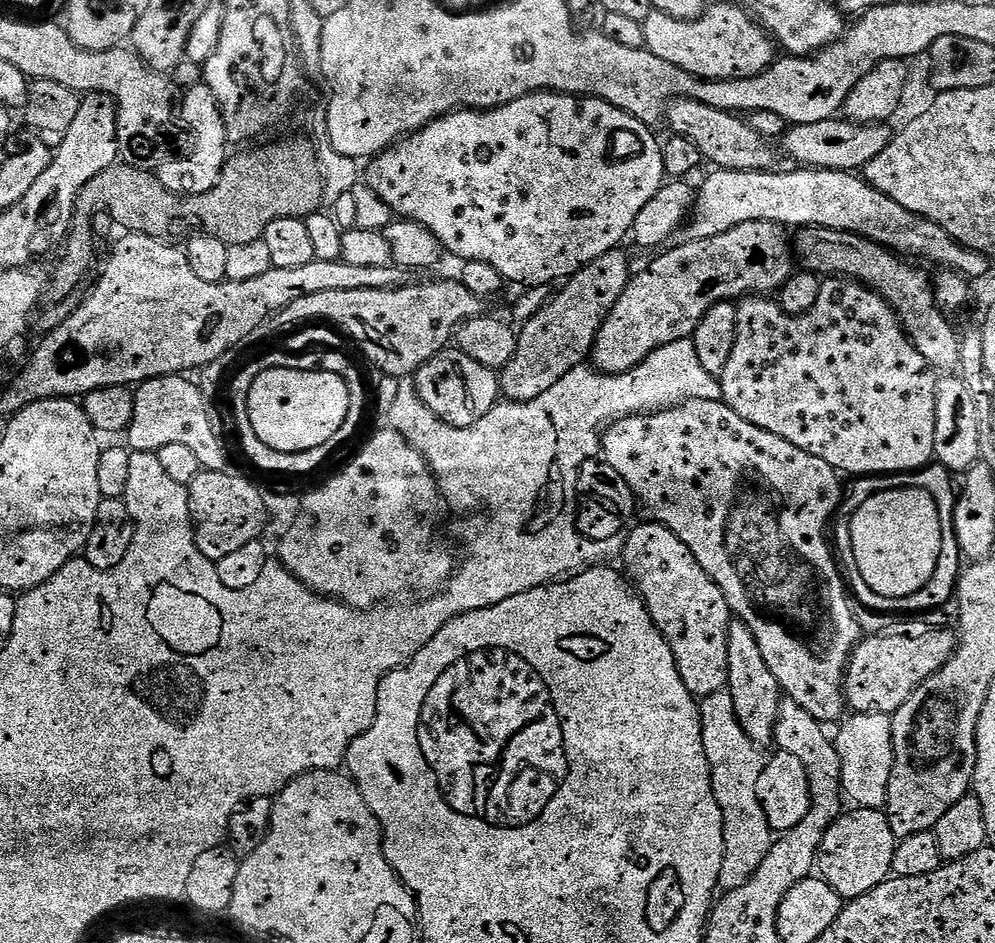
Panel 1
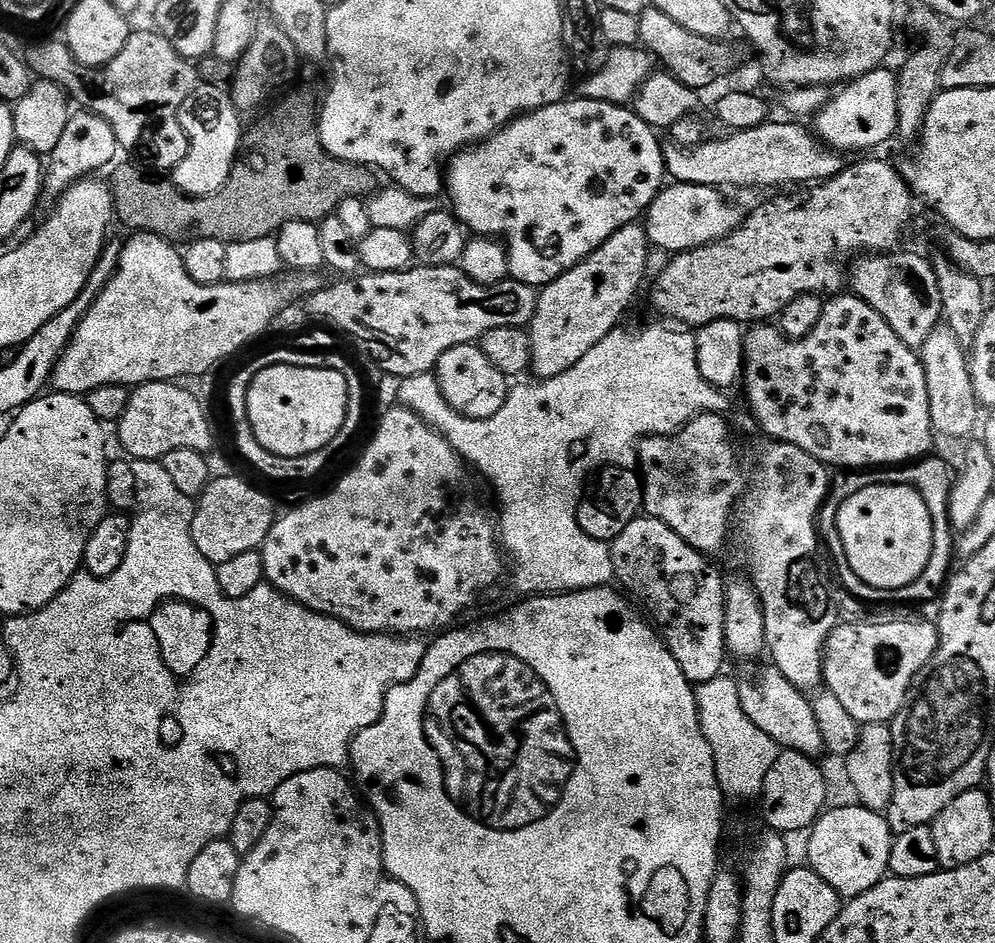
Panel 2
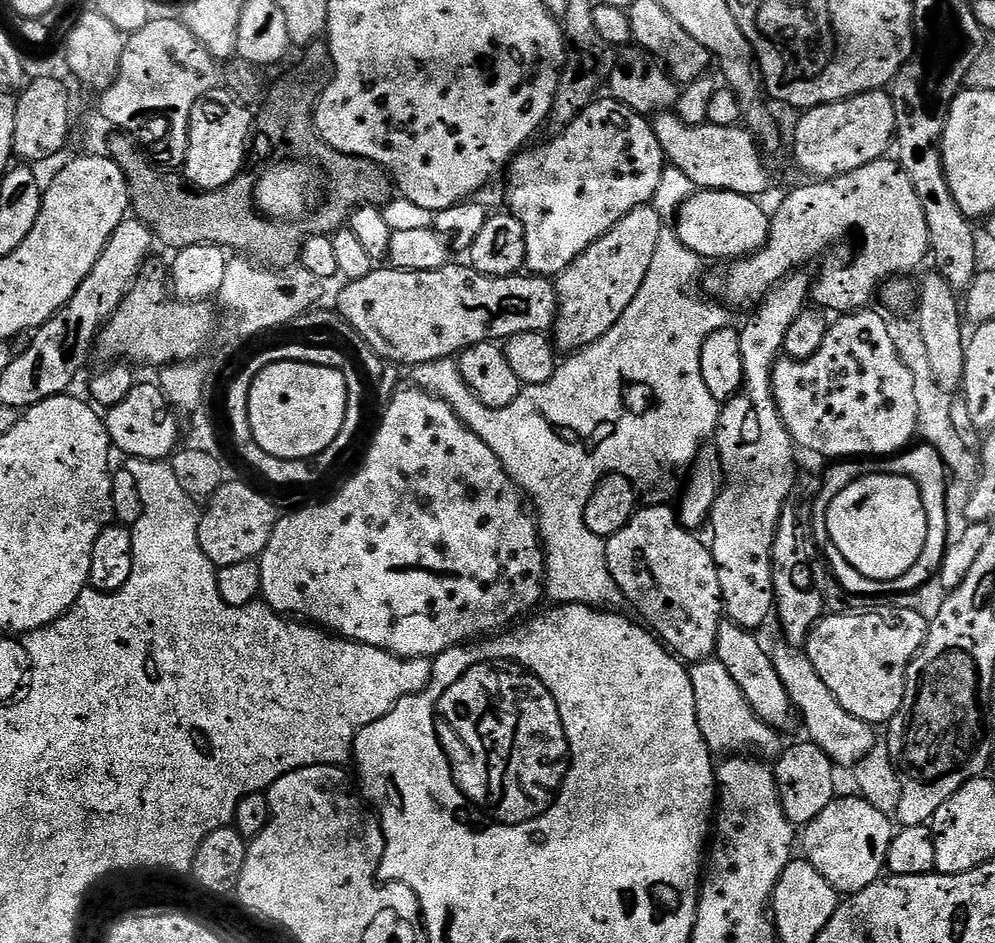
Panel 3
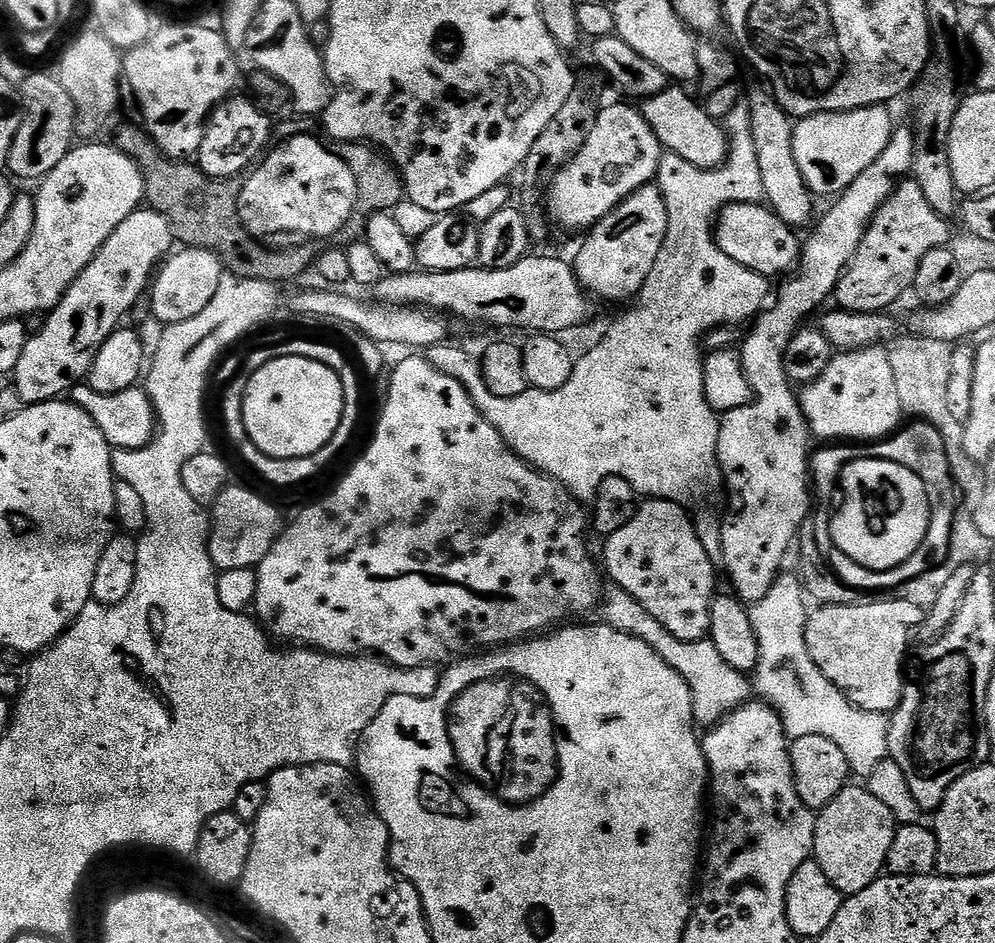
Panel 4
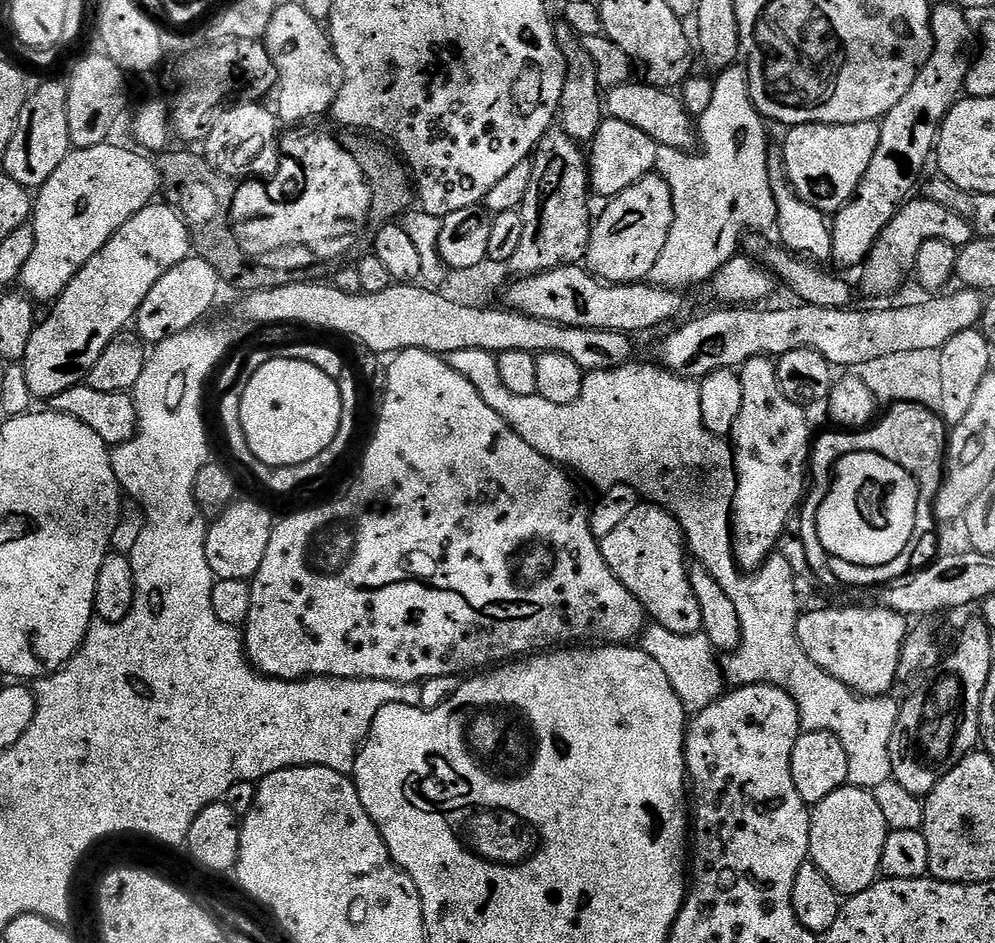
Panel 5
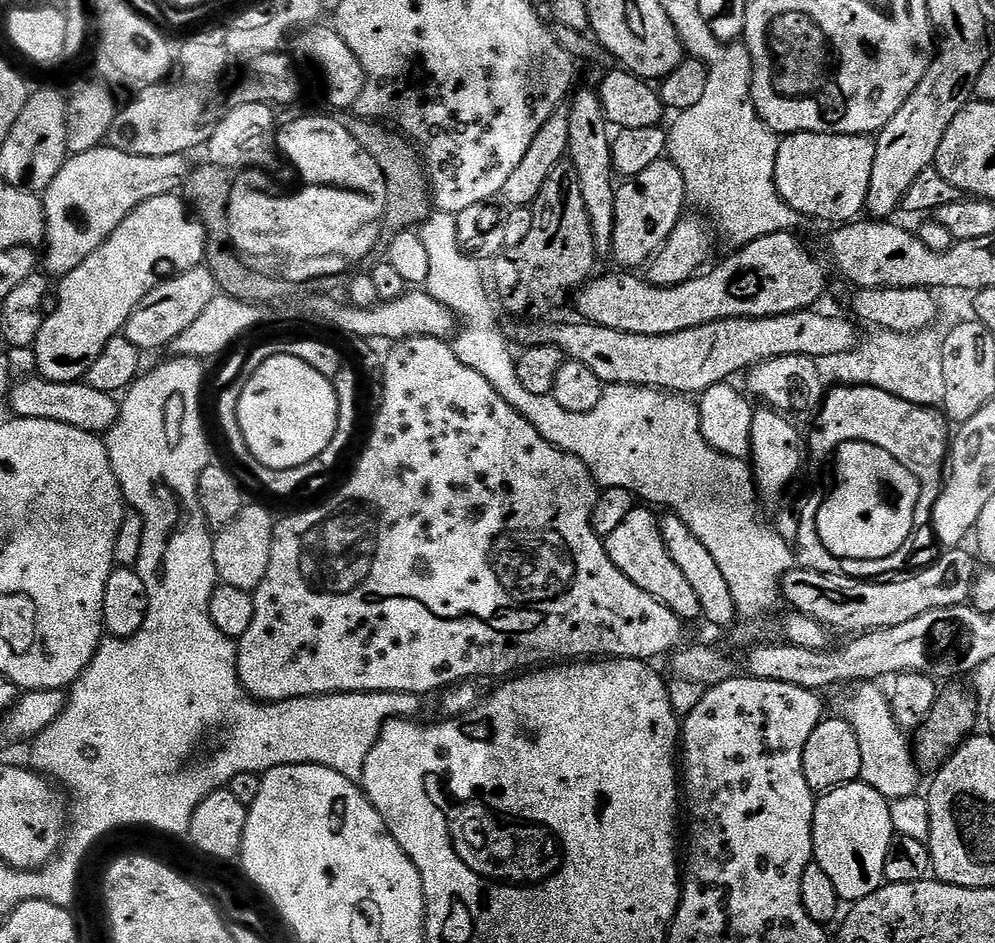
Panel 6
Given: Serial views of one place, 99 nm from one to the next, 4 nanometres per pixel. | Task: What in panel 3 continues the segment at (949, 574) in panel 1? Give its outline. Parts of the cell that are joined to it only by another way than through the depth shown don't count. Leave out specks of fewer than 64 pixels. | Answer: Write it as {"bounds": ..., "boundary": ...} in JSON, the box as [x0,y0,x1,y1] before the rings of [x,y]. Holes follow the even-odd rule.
{"bounds":[810,442,950,598],"boundary":[[[916,442],[894,456],[840,458],[829,464],[832,465],[824,472],[824,485],[821,486],[820,493],[816,496],[816,505],[813,503],[810,511],[812,514],[812,539],[817,545],[824,544],[824,556],[828,559],[829,566],[832,567],[831,575],[837,583],[856,598],[857,596],[900,596],[903,592],[918,591],[923,584],[928,584],[931,580],[933,583],[939,577],[940,567],[950,547],[950,539],[948,540],[950,517],[946,506],[950,477],[948,467],[942,462],[942,454],[938,454],[938,450],[934,450],[934,446]],[[873,472],[891,472],[893,476],[910,478],[916,483],[922,494],[922,502],[928,519],[930,554],[921,556],[918,562],[914,562],[914,566],[910,566],[910,570],[906,570],[906,574],[902,574],[902,578],[875,580],[858,574],[858,570],[854,570],[854,566],[850,566],[850,562],[846,562],[846,558],[842,558],[842,550],[838,550],[838,546],[834,546],[826,526],[828,504],[834,502],[834,498],[838,498],[838,494],[842,494],[842,490],[846,490],[846,486],[850,486],[859,476],[867,476]]]}

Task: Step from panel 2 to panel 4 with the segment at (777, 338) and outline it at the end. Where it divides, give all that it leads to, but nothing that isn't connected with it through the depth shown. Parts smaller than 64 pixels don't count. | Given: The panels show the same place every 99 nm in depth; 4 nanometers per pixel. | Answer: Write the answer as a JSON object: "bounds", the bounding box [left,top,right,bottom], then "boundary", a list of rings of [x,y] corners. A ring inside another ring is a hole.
{"bounds":[799,346,906,442],"boundary":[[[884,346],[840,350],[822,370],[822,374],[812,384],[799,389],[800,409],[808,423],[809,433],[820,442],[879,442],[901,427],[906,413],[902,398],[898,398],[898,386],[894,382],[892,358]]]}

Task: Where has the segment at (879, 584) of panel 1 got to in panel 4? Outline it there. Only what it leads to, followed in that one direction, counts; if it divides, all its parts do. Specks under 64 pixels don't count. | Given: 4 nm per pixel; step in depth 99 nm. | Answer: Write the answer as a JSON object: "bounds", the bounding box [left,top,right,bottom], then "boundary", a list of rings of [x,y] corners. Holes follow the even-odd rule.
{"bounds":[830,460,932,572],"boundary":[[[855,460],[844,467],[839,487],[844,488],[844,497],[840,500],[840,509],[830,519],[830,540],[854,563],[875,572],[885,572],[910,558],[926,538],[930,526],[932,504],[928,500],[928,487],[906,466],[898,466],[893,460]]]}

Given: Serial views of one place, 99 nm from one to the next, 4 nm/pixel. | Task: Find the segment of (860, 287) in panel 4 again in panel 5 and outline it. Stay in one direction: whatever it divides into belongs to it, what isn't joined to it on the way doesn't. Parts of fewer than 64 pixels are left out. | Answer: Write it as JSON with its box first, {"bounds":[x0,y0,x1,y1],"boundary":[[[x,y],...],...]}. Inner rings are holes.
{"bounds":[862,198,974,296],"boundary":[[[912,198],[897,212],[895,218],[882,230],[877,238],[872,253],[862,265],[864,272],[864,288],[872,296],[888,296],[896,292],[904,284],[904,279],[913,275],[918,250],[931,240],[945,240],[956,249],[965,248],[974,239],[974,229],[962,214],[954,214],[946,210],[946,206],[938,206],[938,202],[930,202],[923,198]]]}

